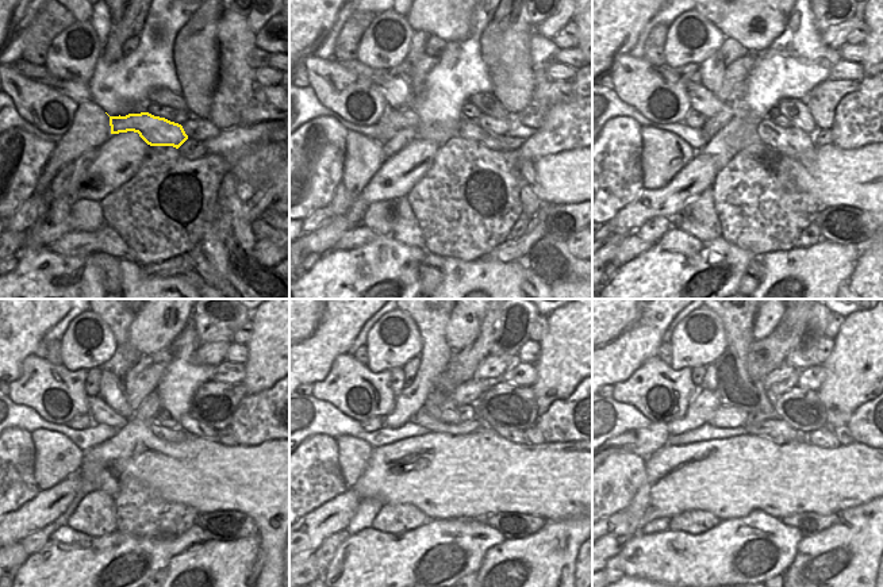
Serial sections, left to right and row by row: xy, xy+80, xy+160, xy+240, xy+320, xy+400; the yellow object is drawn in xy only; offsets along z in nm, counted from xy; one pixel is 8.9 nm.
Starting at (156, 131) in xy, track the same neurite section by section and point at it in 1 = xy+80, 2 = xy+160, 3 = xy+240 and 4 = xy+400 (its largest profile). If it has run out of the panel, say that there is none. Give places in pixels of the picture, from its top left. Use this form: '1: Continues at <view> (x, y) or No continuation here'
1: Continues at xy+80 (407, 118)
2: Continues at xy+160 (694, 119)
3: Continues at xy+240 (80, 422)
4: Continues at xy+400 (644, 441).

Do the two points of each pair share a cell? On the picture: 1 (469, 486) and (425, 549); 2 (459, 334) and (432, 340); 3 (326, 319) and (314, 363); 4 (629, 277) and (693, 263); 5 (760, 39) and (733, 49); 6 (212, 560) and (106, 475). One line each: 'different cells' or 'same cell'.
1: different cells
2: different cells
3: same cell
4: same cell
5: different cells
6: different cells

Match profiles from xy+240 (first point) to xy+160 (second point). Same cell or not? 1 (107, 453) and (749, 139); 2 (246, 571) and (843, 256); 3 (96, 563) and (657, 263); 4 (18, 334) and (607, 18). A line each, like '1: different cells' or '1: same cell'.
1: same cell
2: same cell
3: same cell
4: same cell

